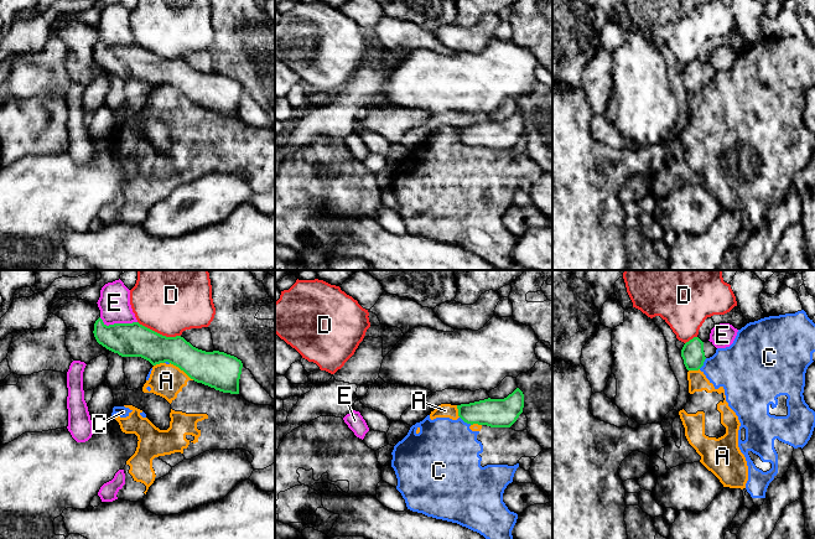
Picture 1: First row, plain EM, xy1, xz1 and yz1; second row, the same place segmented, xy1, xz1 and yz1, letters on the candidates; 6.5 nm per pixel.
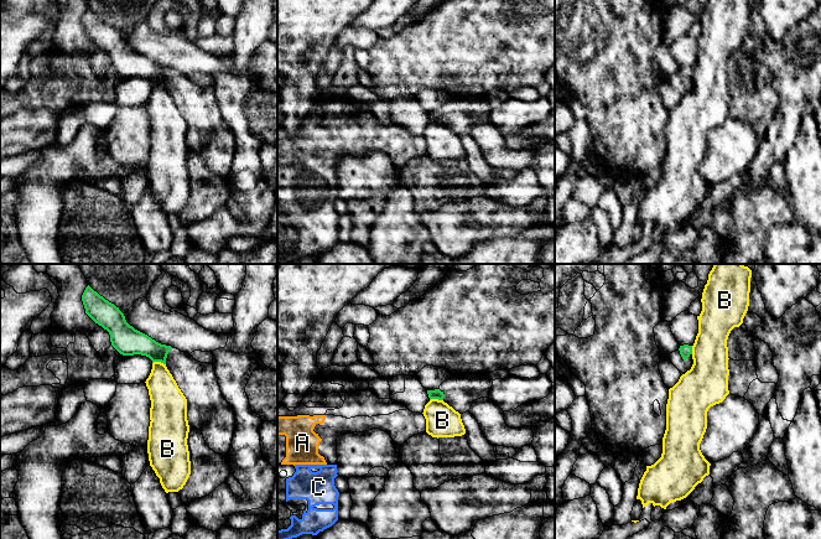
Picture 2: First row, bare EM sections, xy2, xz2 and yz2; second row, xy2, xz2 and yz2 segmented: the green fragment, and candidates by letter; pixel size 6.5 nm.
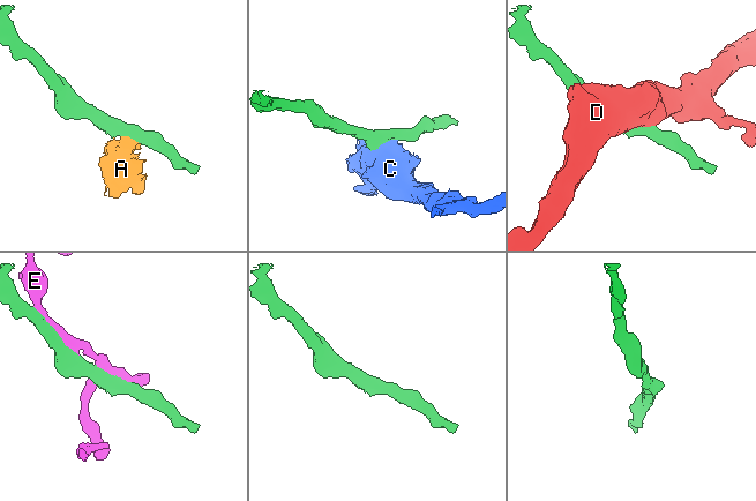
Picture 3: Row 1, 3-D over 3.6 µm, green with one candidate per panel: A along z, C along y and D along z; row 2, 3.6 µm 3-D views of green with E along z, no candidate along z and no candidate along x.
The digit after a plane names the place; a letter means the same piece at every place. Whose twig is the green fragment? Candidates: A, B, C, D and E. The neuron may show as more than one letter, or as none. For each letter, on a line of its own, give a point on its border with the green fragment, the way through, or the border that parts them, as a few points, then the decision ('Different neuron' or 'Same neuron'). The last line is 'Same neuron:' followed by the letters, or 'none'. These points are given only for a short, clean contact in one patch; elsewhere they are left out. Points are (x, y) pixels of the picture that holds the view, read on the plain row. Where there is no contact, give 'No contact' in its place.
A: Touches green at xy1 (182, 92). Boundary: xy1 (170, 84), (193, 102). Different neuron
B: Touches green at xy2 (159, 83). Boundary: xy2 (152, 84), (162, 84), (165, 87). Different neuron
C: Touches green at xz1 (466, 144). Boundary: xz1 (460, 139), (471, 146). Different neuron
D: Touches green at xy1 (159, 56). Different neuron
E: Touches green at xy1 (118, 46). Different neuron
Same neuron: none

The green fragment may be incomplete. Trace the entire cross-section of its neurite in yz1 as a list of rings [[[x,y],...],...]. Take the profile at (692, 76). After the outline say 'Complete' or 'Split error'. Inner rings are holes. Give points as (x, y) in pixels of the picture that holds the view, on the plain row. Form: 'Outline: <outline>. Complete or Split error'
Outline: [[[699,59],[686,64],[681,72],[681,79],[687,93],[699,93],[706,82],[704,64]]]. Complete

